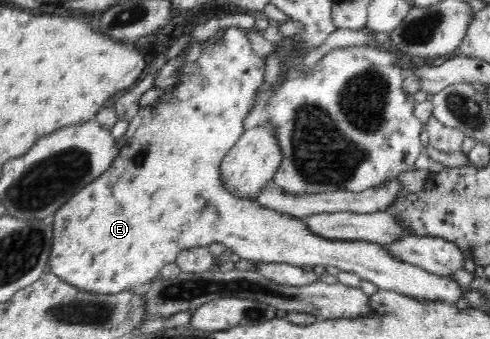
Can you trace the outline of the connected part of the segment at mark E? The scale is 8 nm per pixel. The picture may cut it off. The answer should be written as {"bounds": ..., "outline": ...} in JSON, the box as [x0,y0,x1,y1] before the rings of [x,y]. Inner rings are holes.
{"bounds":[48,26,466,304],"outline":[[[233,26],[225,30],[225,34],[220,36],[218,40],[202,40],[202,42],[194,42],[185,48],[174,59],[169,60],[154,75],[153,86],[162,90],[162,96],[157,105],[145,106],[140,108],[138,113],[131,118],[126,134],[126,144],[122,146],[118,156],[114,158],[110,168],[106,169],[96,180],[87,184],[82,190],[73,194],[56,212],[52,224],[52,252],[48,258],[48,271],[55,274],[60,280],[71,284],[72,287],[78,288],[78,291],[84,291],[93,294],[114,295],[125,291],[130,291],[140,284],[146,284],[149,280],[154,280],[159,276],[159,271],[169,263],[175,263],[177,257],[184,251],[197,247],[208,247],[212,243],[223,244],[227,248],[232,249],[232,253],[236,253],[241,260],[257,263],[284,263],[294,267],[306,266],[333,266],[341,271],[356,273],[361,280],[368,280],[372,284],[376,284],[378,289],[398,292],[404,296],[410,296],[417,300],[444,300],[445,302],[456,304],[459,297],[463,294],[466,286],[461,286],[450,276],[440,276],[434,273],[426,272],[423,268],[418,268],[412,264],[406,264],[398,260],[398,257],[390,256],[386,248],[382,245],[370,243],[369,241],[348,241],[348,240],[327,240],[310,232],[306,227],[304,218],[296,218],[288,216],[281,212],[274,212],[269,208],[264,208],[253,199],[246,197],[236,197],[224,186],[221,180],[221,162],[226,153],[237,143],[239,136],[245,131],[242,122],[249,112],[256,105],[255,94],[259,86],[265,81],[263,76],[265,73],[266,56],[258,56],[251,46],[250,40],[244,30],[240,30]]]}

